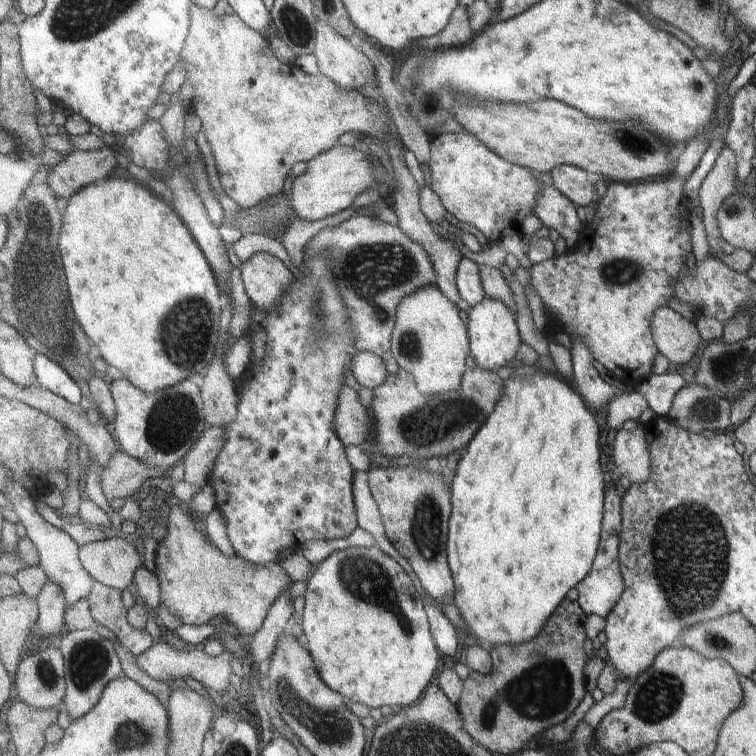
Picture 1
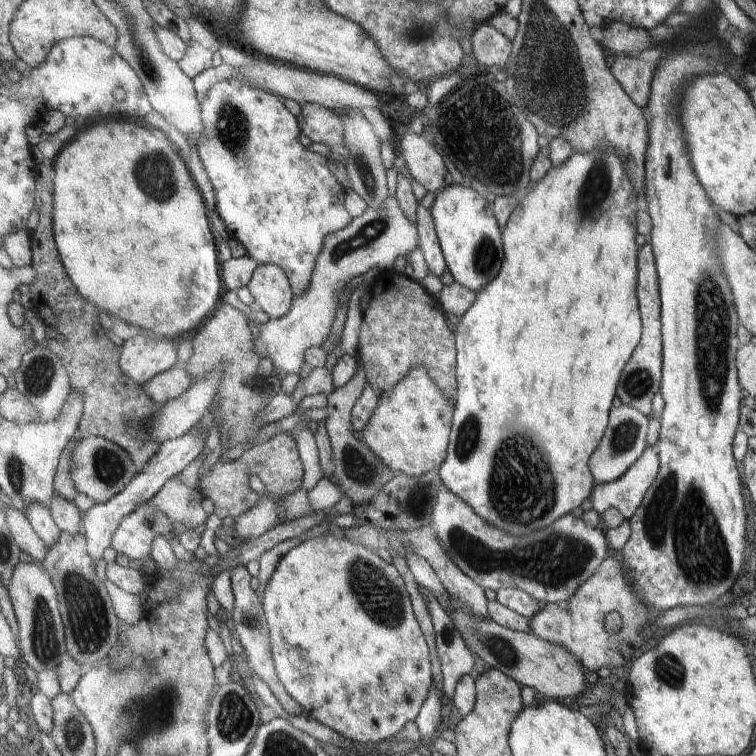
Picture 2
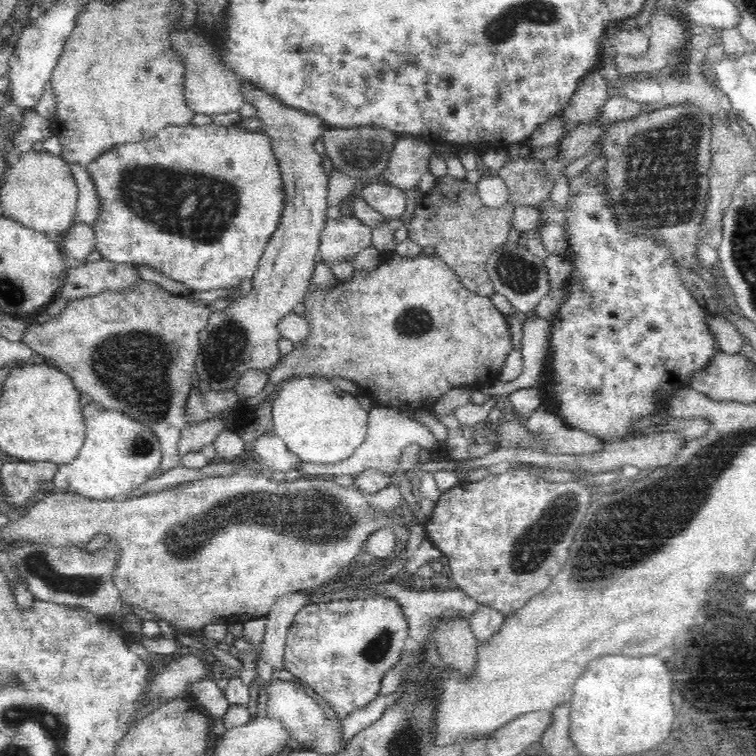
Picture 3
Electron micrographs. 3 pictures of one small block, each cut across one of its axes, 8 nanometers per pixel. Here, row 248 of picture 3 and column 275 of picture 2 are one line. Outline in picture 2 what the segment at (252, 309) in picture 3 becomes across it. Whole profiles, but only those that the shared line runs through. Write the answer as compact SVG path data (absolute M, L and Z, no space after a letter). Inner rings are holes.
M275 264L260 265L248 285L256 308L263 310L270 319L287 316L291 311L294 290L283 268Z

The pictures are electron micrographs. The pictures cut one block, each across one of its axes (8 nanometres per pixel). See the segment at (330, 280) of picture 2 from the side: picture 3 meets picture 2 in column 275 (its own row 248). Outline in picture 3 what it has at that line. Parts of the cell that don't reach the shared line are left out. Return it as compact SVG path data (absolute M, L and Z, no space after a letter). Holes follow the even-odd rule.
M354 215L350 217L340 216L338 219L329 219L322 230L318 256L326 265L334 265L342 261L351 261L358 252L371 247L372 229Z

